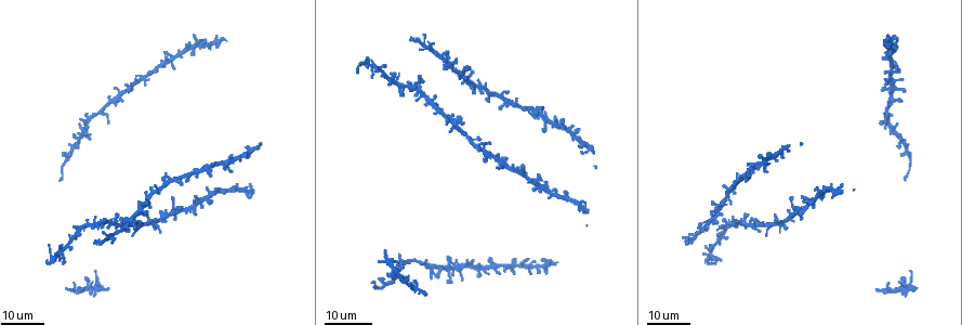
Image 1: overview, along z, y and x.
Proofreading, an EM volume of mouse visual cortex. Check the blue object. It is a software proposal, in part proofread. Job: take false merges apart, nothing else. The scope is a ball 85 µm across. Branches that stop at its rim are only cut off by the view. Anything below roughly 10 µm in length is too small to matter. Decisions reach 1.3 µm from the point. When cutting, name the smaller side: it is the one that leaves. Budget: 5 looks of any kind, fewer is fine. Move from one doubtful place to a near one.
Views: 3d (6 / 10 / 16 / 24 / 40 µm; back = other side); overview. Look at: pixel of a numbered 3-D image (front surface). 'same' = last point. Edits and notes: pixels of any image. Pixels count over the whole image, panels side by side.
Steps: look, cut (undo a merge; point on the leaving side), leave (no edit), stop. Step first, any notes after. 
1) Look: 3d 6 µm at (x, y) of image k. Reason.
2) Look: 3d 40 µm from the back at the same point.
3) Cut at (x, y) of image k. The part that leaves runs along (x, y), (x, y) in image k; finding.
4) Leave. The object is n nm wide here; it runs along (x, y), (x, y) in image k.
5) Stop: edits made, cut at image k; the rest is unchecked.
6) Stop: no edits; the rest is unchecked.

Look: 3d 24 µm at (98, 226) of image 1. Four arms meet.

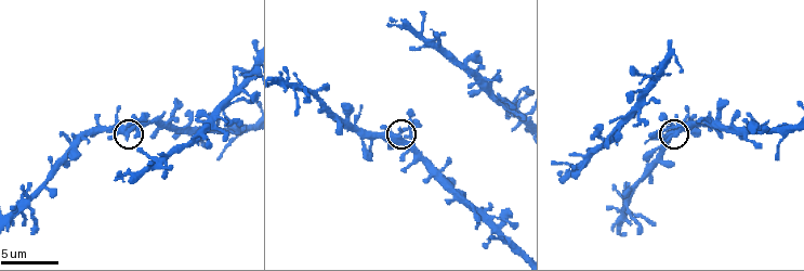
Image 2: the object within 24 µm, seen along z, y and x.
Look: 3d 6 µm at (396, 136) of image 2.

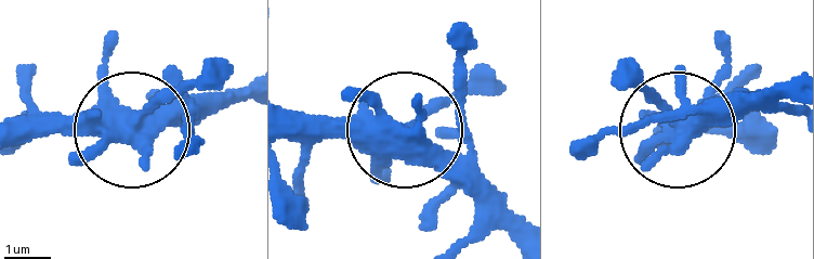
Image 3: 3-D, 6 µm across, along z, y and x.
Leave. The side arm is 19 µm long; it runs along (520, 236), (404, 136), (291, 132) in image 3; one neuron here.

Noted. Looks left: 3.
Look: 3d 6 µm at (780, 134) of image 2. Three-way junction.

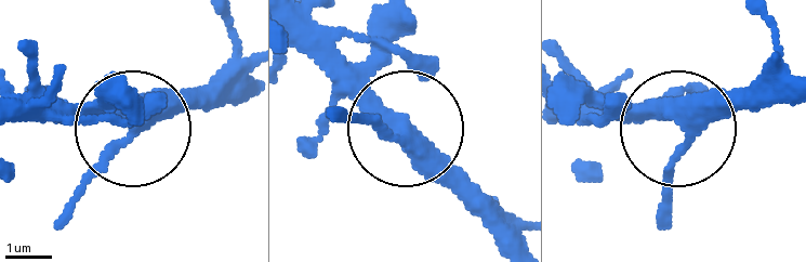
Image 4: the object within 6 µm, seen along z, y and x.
Leave. 3 arms meet here; it runs along (522, 246), (406, 133), (328, 118) in image 4; continuous, no second neuron.

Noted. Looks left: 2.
Look: 3d 16 µm at (171, 211) of image 1. A fork.

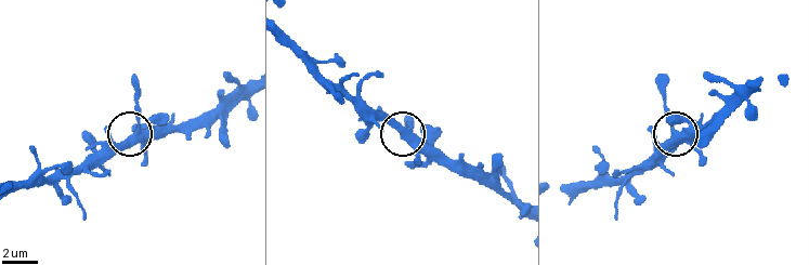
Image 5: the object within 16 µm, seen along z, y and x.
Look: 3d 6 µm at (139, 131) of image 5.

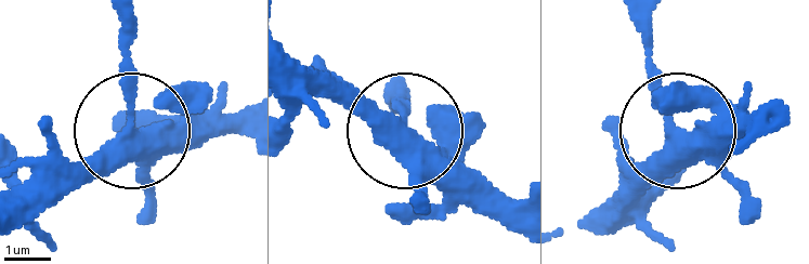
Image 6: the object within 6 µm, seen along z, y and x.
Leave. Continuous, no second neuron.

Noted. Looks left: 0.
Stop: no edits; the rest is unchecked.

